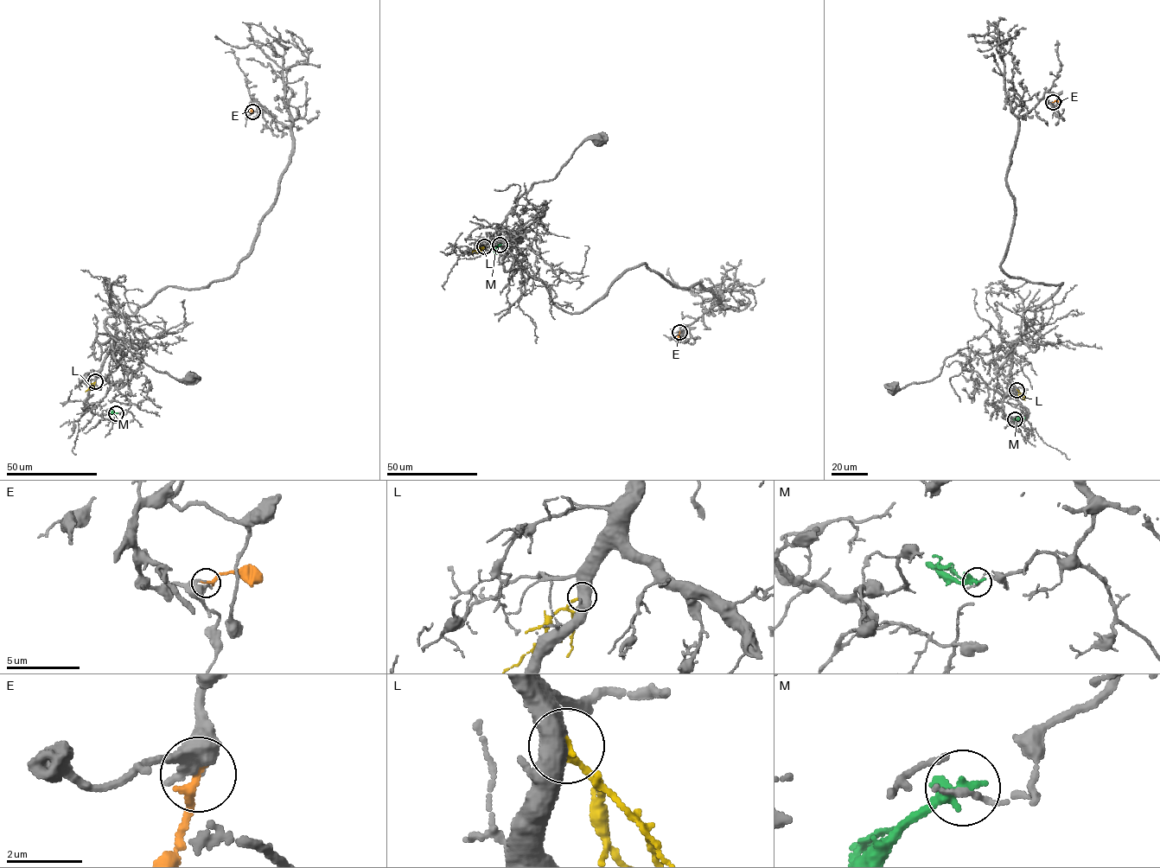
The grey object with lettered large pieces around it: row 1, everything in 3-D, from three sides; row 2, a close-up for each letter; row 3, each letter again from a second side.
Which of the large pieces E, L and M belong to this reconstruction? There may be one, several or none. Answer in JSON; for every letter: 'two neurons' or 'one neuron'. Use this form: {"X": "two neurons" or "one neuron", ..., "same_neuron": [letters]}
{"E": "one neuron", "L": "two neurons", "M": "two neurons", "same_neuron": ["E"]}

